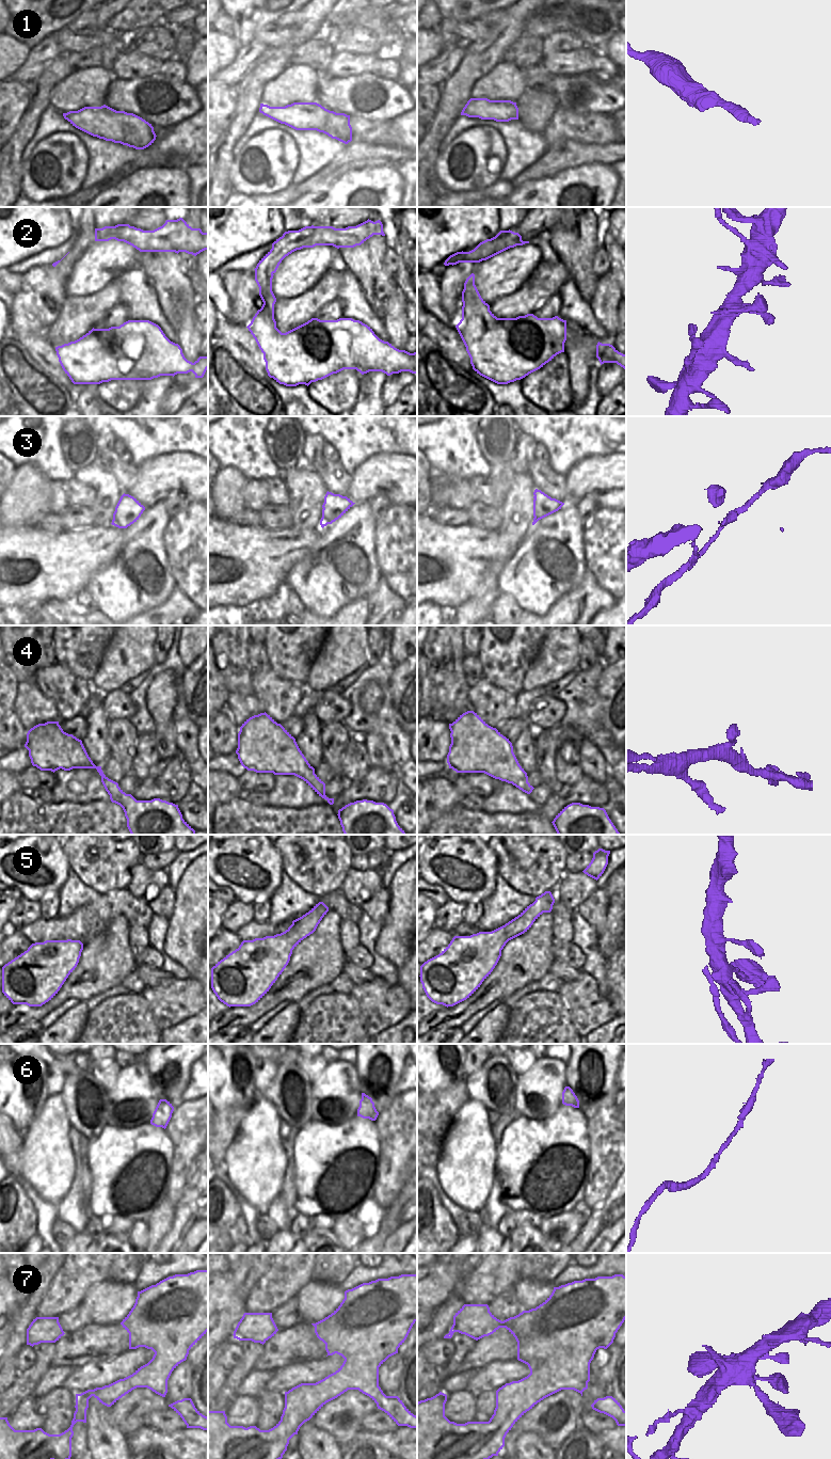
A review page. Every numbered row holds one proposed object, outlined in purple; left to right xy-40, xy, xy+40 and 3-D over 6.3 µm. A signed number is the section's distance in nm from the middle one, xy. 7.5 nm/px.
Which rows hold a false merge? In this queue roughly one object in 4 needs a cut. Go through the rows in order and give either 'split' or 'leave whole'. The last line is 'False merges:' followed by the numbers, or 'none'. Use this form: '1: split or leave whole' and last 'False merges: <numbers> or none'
1: leave whole
2: leave whole
3: split
4: leave whole
5: leave whole
6: leave whole
7: leave whole
False merges: 3

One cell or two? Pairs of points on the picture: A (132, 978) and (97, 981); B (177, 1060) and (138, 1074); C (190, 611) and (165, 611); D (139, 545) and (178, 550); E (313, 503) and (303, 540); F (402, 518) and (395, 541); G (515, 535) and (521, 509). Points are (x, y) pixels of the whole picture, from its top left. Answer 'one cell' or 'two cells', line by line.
A: two cells
B: two cells
C: one cell
D: two cells
E: two cells
F: one cell
G: one cell

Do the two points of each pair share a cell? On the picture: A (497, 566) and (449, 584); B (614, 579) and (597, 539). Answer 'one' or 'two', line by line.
A: two
B: one

